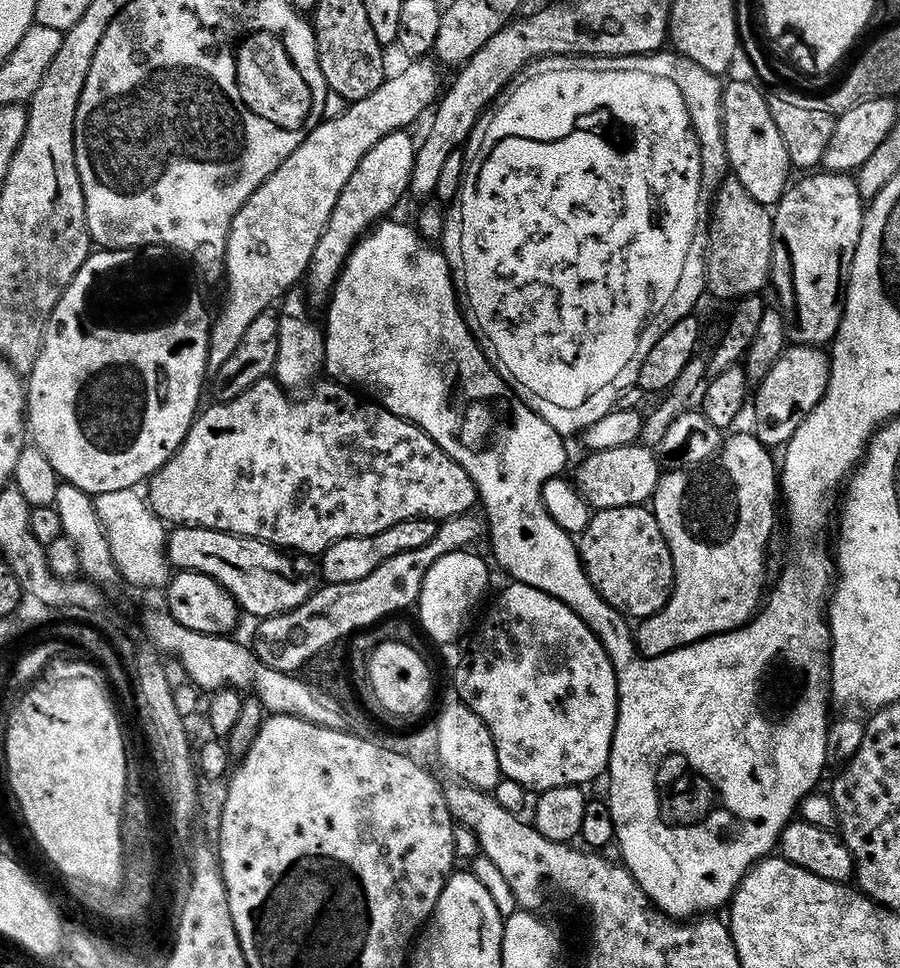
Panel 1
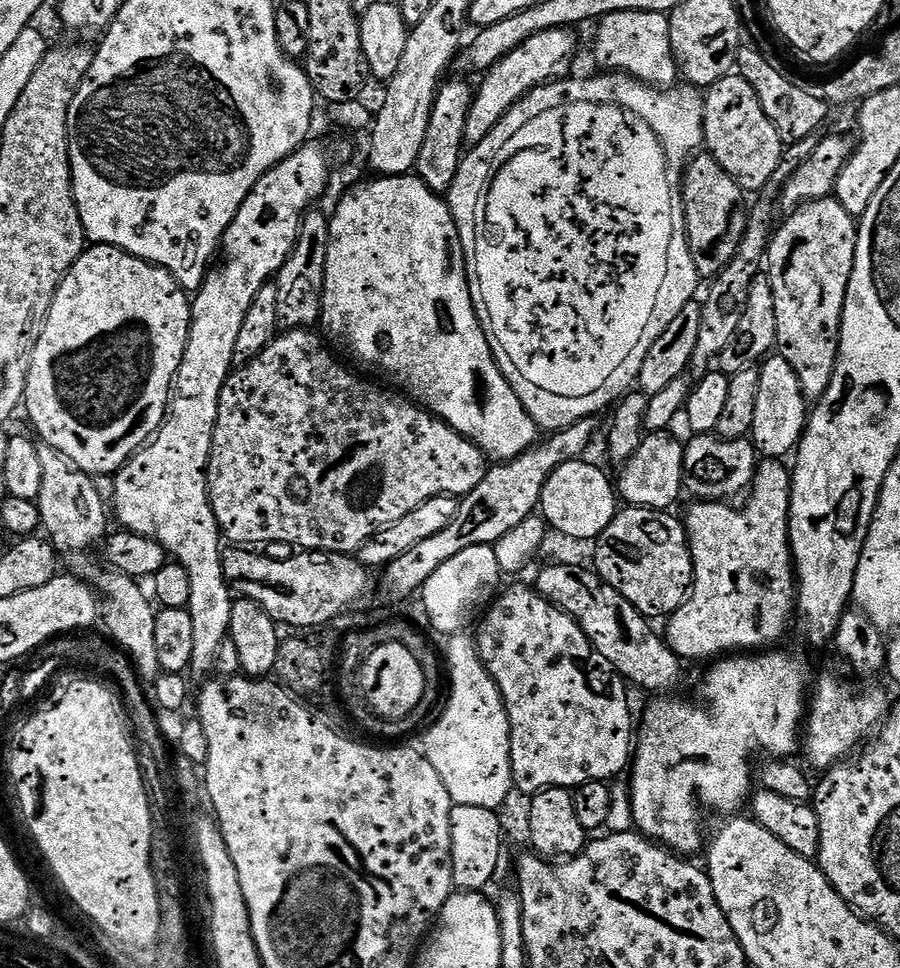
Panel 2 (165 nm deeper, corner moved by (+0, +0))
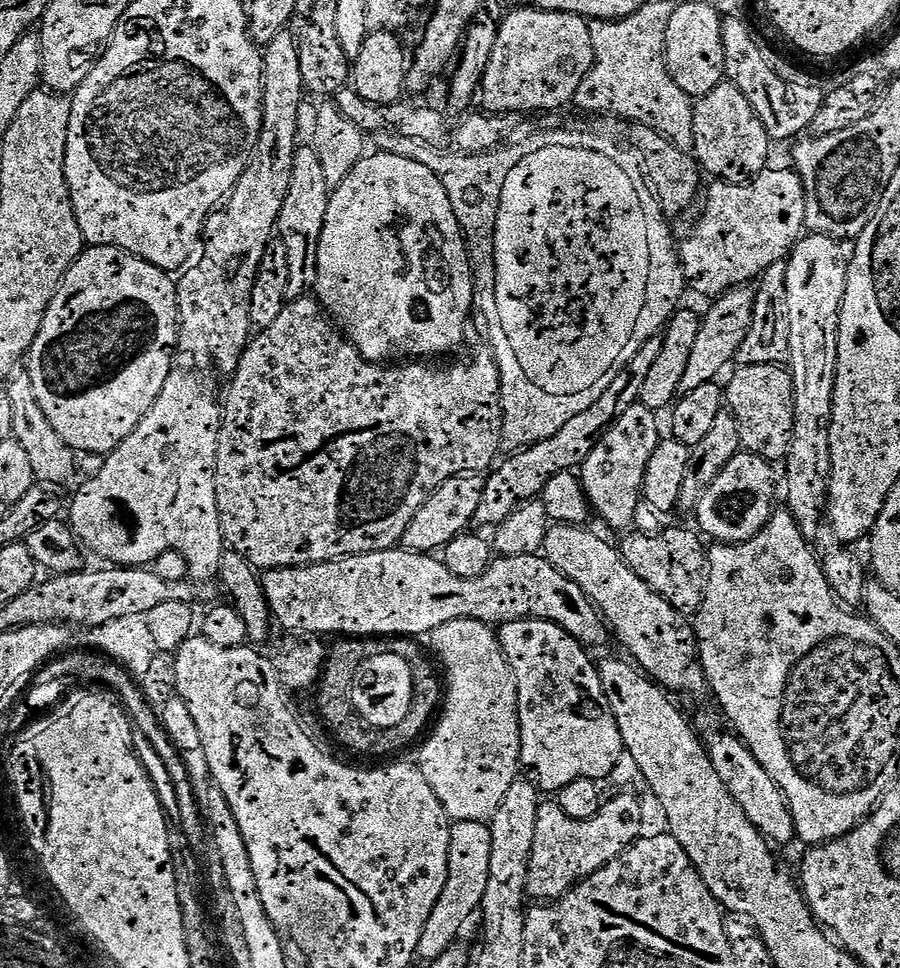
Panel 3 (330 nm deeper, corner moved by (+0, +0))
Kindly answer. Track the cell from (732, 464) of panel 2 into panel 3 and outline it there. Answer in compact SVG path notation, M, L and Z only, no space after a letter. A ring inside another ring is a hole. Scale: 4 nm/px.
M742 450L737 456L730 458L726 470L722 470L722 474L714 478L694 509L696 520L700 523L699 531L705 537L713 536L711 539L721 544L741 544L757 536L770 523L772 513L778 508L776 476L772 473L772 468L769 461L753 452Z

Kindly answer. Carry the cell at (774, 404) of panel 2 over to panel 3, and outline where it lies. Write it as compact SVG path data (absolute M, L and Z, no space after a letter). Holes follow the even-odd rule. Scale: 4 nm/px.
M759 364L758 366L740 366L726 383L726 408L732 412L738 422L738 434L743 451L753 452L769 462L783 461L788 455L794 430L794 386L792 374L787 367L778 364Z

